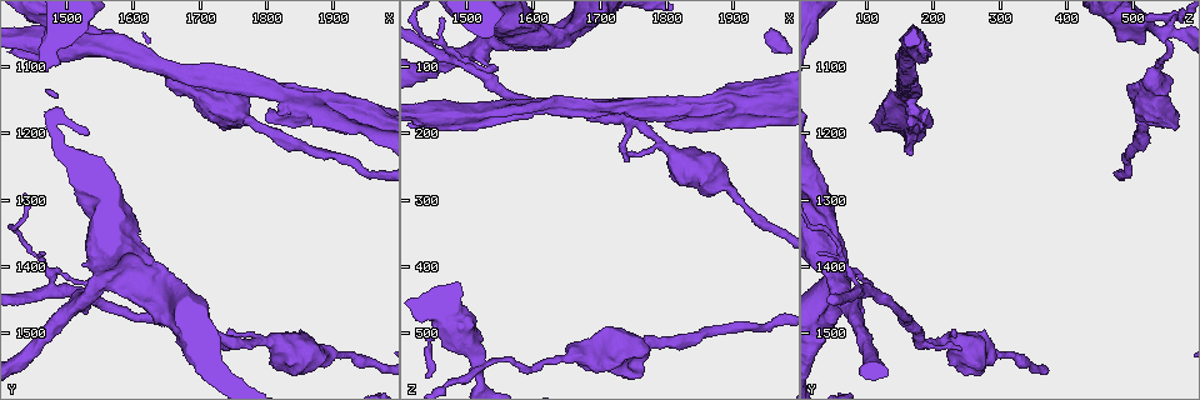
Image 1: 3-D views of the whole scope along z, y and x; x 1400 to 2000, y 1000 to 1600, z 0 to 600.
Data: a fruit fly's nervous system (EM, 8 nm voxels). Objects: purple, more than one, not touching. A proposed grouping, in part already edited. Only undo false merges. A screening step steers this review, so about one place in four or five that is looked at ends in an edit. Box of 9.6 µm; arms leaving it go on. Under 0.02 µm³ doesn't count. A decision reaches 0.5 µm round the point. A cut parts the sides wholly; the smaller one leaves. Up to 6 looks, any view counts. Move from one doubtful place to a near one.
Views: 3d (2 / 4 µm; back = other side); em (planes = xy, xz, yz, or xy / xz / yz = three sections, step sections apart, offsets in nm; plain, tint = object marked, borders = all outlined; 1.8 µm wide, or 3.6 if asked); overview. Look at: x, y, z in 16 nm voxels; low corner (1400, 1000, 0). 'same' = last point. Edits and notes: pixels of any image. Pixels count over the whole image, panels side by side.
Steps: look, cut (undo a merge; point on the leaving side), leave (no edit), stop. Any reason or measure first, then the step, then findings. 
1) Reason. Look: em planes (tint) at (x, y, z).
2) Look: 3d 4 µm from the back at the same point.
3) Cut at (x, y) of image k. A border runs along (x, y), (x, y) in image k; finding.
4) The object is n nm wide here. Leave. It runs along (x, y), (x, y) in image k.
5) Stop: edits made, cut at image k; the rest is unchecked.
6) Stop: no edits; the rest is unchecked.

Sharp bend. Look: em 3.6 µm planes (tint) at (1440, 1060, 170).

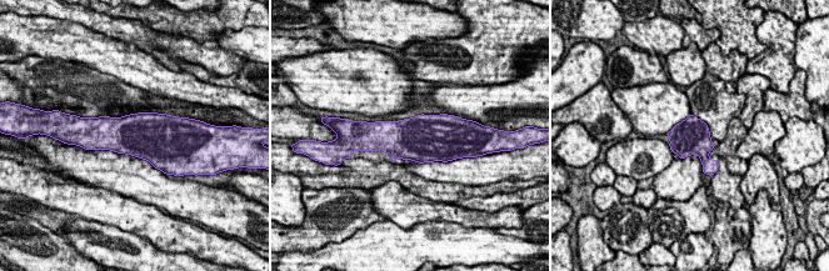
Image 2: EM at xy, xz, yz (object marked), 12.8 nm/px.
Leave. One cell here.

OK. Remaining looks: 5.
Closes a loop. Look: 3d 4 µm at (1660, 1455, 50).

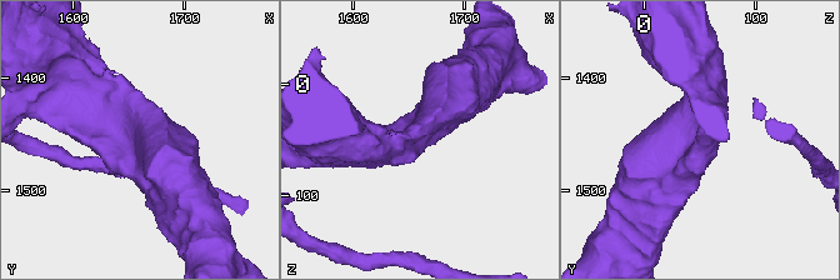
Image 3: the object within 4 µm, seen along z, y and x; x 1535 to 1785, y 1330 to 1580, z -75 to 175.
Now the EM. Look: em yz step 4 (tint) at (1658, 1452, 50).

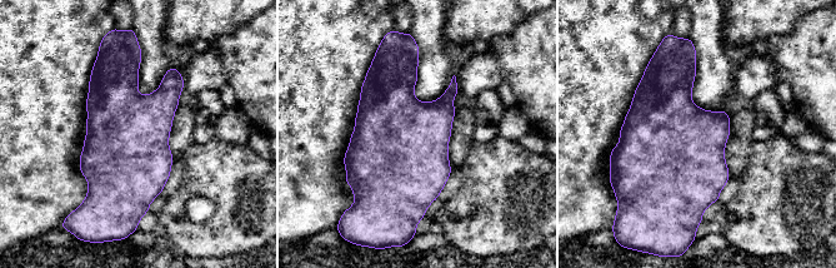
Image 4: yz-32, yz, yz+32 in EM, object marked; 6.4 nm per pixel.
Look: em planes (tint) at the same point.

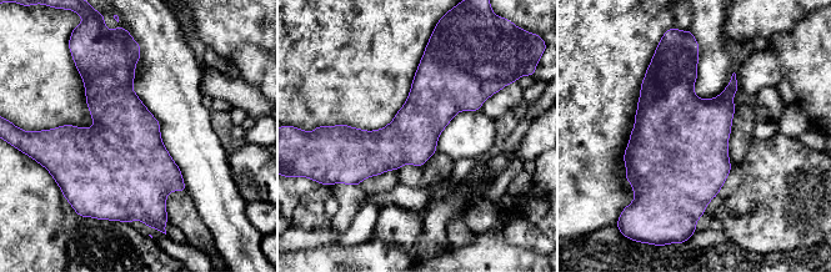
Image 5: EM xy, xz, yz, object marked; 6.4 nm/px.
Leave. All the same cell.

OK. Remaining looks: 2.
Sudden change in width. Look: em planes (tint) at (1965, 1180, 155).

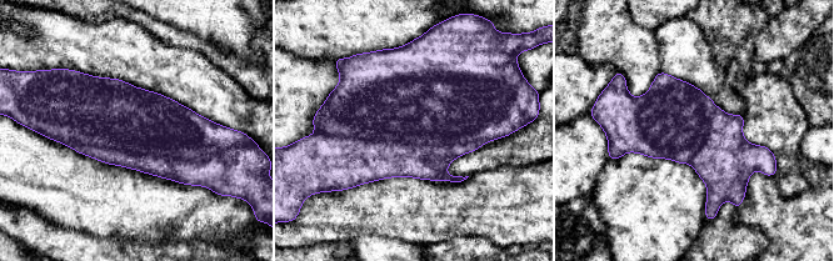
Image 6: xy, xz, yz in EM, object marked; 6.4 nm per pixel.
Cut at (373, 160) of image 6. A border runs along (328, 134), (411, 145), (484, 142) in image 6; two cells meet here.

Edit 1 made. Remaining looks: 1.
Stop: edits made, cut at image 6; the rest is unchecked.

